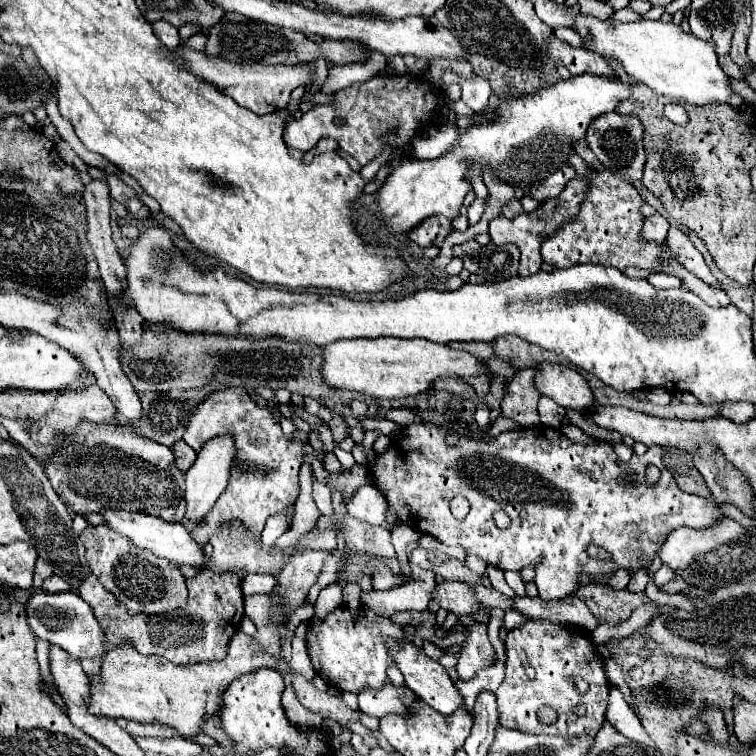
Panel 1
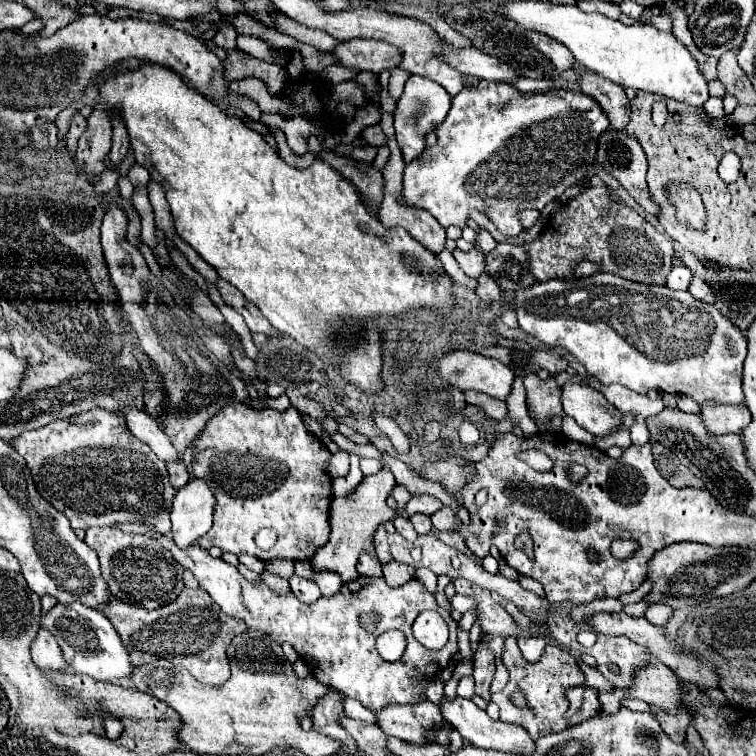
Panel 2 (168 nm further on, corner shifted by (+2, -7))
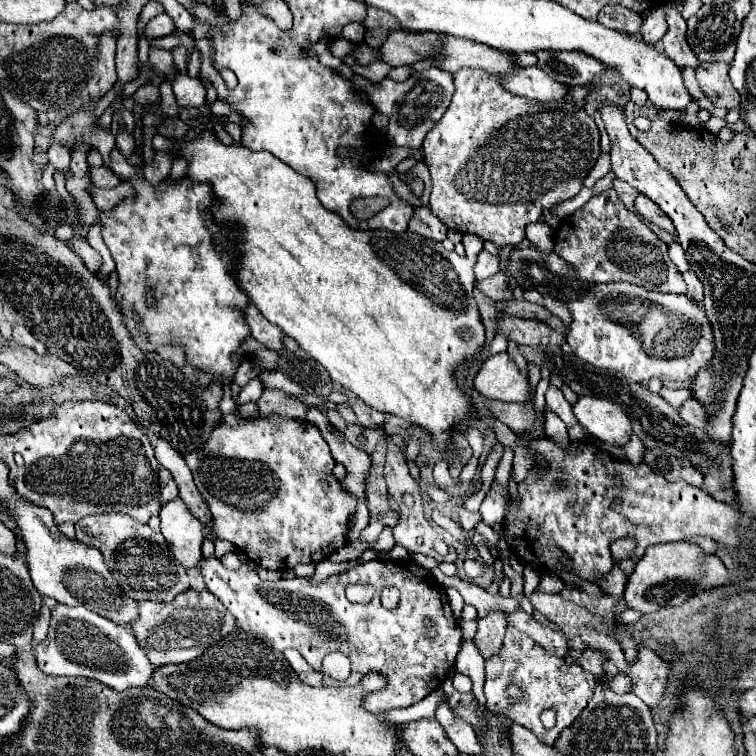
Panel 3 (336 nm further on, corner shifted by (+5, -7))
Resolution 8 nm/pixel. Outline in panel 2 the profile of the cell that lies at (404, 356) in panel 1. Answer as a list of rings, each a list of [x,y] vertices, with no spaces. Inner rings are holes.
[[[469,350],[445,354],[439,360],[439,376],[461,390],[479,390],[497,400],[509,396],[515,380],[509,366]]]

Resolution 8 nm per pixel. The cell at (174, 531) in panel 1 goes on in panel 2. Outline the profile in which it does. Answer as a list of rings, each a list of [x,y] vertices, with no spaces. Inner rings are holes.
[[[157,536],[157,540],[173,552],[175,560],[179,560],[183,568],[193,572],[201,588],[209,592],[209,596],[221,606],[227,616],[243,620],[247,628],[265,632],[277,644],[291,644],[321,684],[345,692],[349,698],[359,700],[371,712],[377,712],[387,704],[415,704],[415,700],[425,700],[423,684],[413,684],[413,676],[419,674],[423,682],[427,682],[437,674],[437,670],[447,668],[451,656],[457,652],[457,624],[445,608],[441,616],[449,624],[449,642],[443,650],[427,650],[413,638],[411,624],[419,616],[419,612],[427,608],[439,610],[435,596],[429,594],[425,586],[417,582],[417,578],[399,588],[389,588],[385,584],[385,578],[357,578],[351,580],[351,584],[343,584],[335,596],[321,596],[313,604],[305,606],[293,592],[279,594],[269,590],[265,584],[253,584],[245,580],[235,566],[223,562],[221,558],[213,558],[199,546],[181,550],[175,546],[171,536]],[[367,612],[377,612],[381,616],[375,632],[367,632],[359,624],[359,614]],[[395,628],[405,632],[407,650],[401,660],[387,662],[379,656],[375,640],[385,630]]]

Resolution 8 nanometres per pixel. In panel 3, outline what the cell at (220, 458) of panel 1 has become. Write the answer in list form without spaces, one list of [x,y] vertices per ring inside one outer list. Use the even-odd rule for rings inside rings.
[[[176,498],[168,504],[162,506],[160,510],[160,520],[162,520],[162,536],[170,544],[172,554],[184,568],[198,566],[202,560],[202,522],[188,510],[184,500]]]

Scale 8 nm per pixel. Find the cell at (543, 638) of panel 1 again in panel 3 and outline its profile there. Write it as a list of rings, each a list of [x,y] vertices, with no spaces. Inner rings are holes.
[[[516,628],[506,630],[500,654],[486,662],[486,684],[484,684],[486,708],[496,714],[500,712],[508,716],[512,722],[532,730],[534,736],[548,746],[552,746],[556,736],[580,716],[580,712],[592,698],[594,688],[596,688],[594,674],[586,672],[580,664],[576,664],[570,658],[546,652],[532,638],[524,636],[524,632],[516,632]],[[510,684],[516,684],[524,690],[524,698],[514,706],[506,702],[506,688]],[[546,708],[556,710],[556,726],[552,730],[546,730],[540,722],[540,712]]]

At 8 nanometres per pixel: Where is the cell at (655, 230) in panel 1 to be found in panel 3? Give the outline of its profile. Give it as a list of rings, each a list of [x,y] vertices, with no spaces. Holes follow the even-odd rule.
[[[614,188],[604,190],[602,194],[592,196],[580,210],[576,210],[572,216],[568,216],[564,222],[564,242],[556,244],[556,252],[568,268],[574,270],[578,280],[584,282],[630,282],[644,286],[648,290],[658,290],[658,292],[674,292],[674,294],[686,294],[682,274],[676,270],[672,260],[668,258],[668,246],[650,230],[648,224],[640,220],[640,216],[632,210],[628,210]]]

